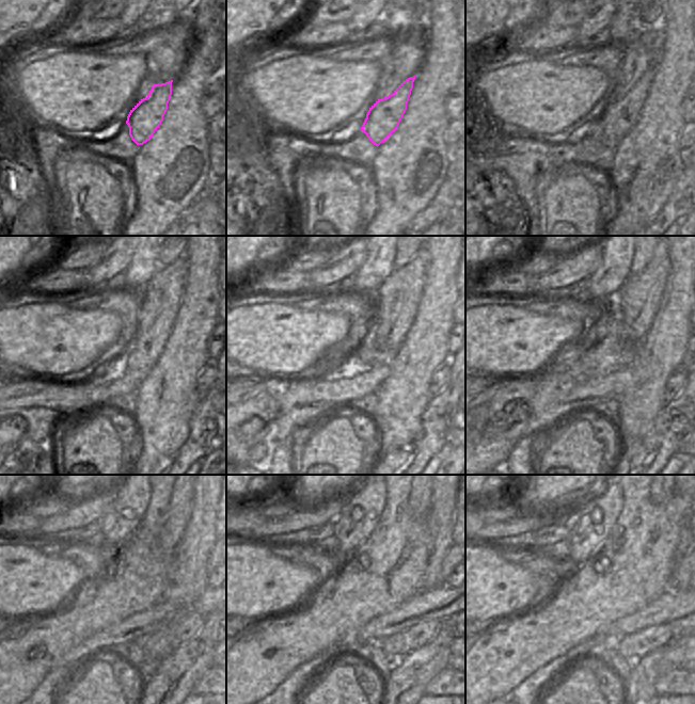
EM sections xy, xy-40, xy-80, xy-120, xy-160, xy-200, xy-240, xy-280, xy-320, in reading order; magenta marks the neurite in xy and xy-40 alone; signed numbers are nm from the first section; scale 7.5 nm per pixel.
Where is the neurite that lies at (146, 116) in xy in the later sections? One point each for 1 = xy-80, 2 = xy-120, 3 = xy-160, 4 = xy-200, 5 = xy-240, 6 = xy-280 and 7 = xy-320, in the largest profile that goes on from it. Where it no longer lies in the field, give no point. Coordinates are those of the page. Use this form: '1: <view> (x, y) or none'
1: xy-80 (620, 114)
2: xy-120 (155, 317)
3: xy-160 (397, 300)
4: xy-200 (640, 297)
5: xy-240 (179, 510)
6: xy-280 (421, 496)
7: xy-320 (658, 496)

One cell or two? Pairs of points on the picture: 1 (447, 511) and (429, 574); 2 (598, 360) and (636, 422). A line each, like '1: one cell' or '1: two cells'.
1: one cell
2: two cells

